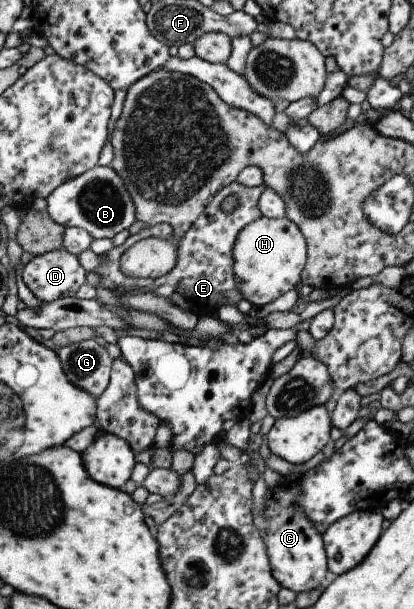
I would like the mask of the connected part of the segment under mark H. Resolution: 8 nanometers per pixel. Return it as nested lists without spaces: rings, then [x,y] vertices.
[[[261,216],[246,225],[237,234],[232,251],[234,278],[243,299],[253,306],[263,307],[283,293],[298,289],[306,253],[306,239],[297,225],[287,217]]]

